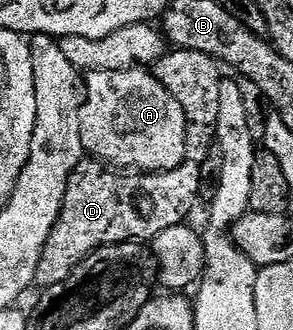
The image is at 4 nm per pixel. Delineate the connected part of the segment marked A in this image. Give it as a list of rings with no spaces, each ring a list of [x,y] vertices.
[[[131,67],[125,71],[90,71],[82,83],[82,102],[80,105],[80,132],[82,133],[82,145],[85,152],[93,160],[103,161],[116,169],[135,169],[140,173],[151,173],[153,171],[169,171],[179,163],[183,163],[188,154],[188,115],[178,105],[178,101],[170,91],[167,91],[160,82],[156,80],[151,70],[142,67]]]

